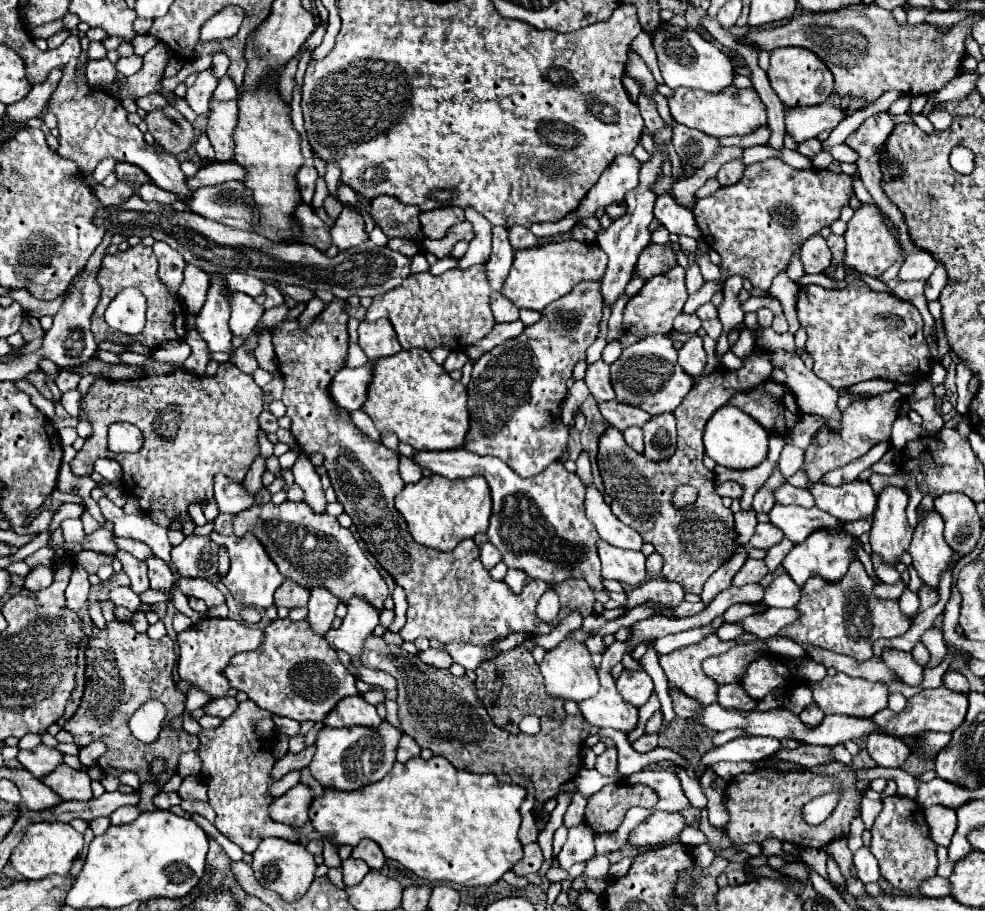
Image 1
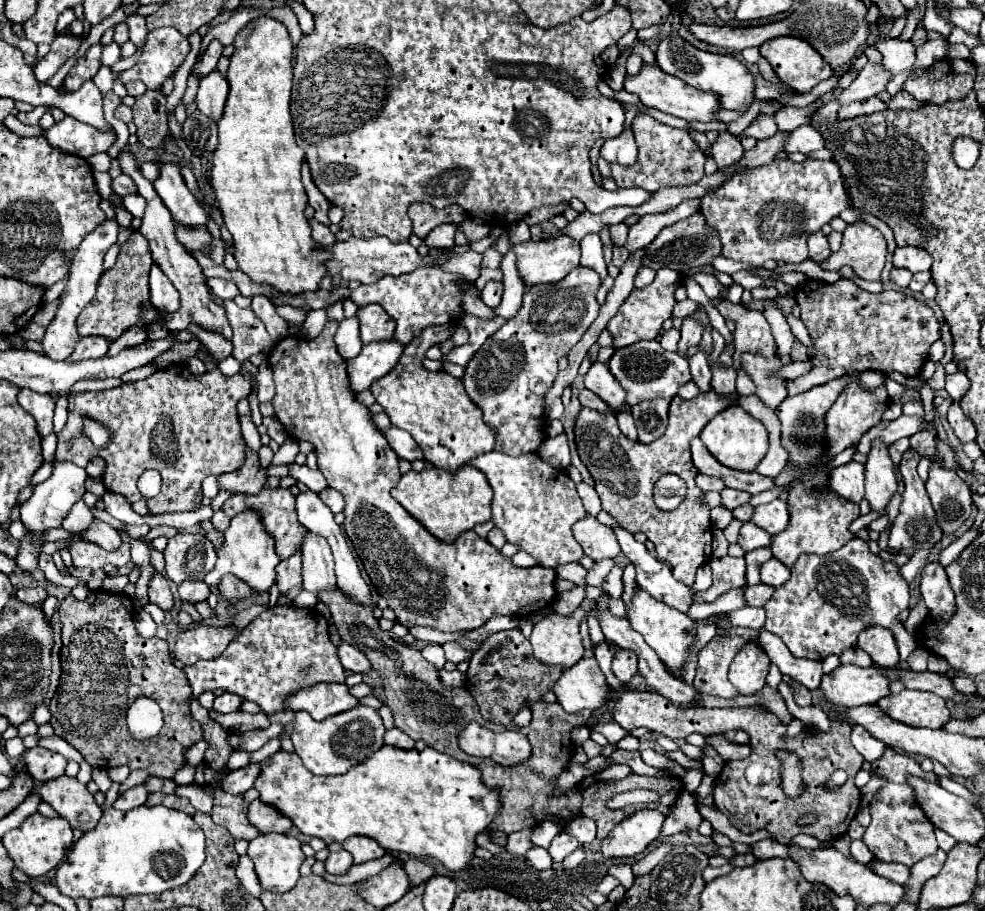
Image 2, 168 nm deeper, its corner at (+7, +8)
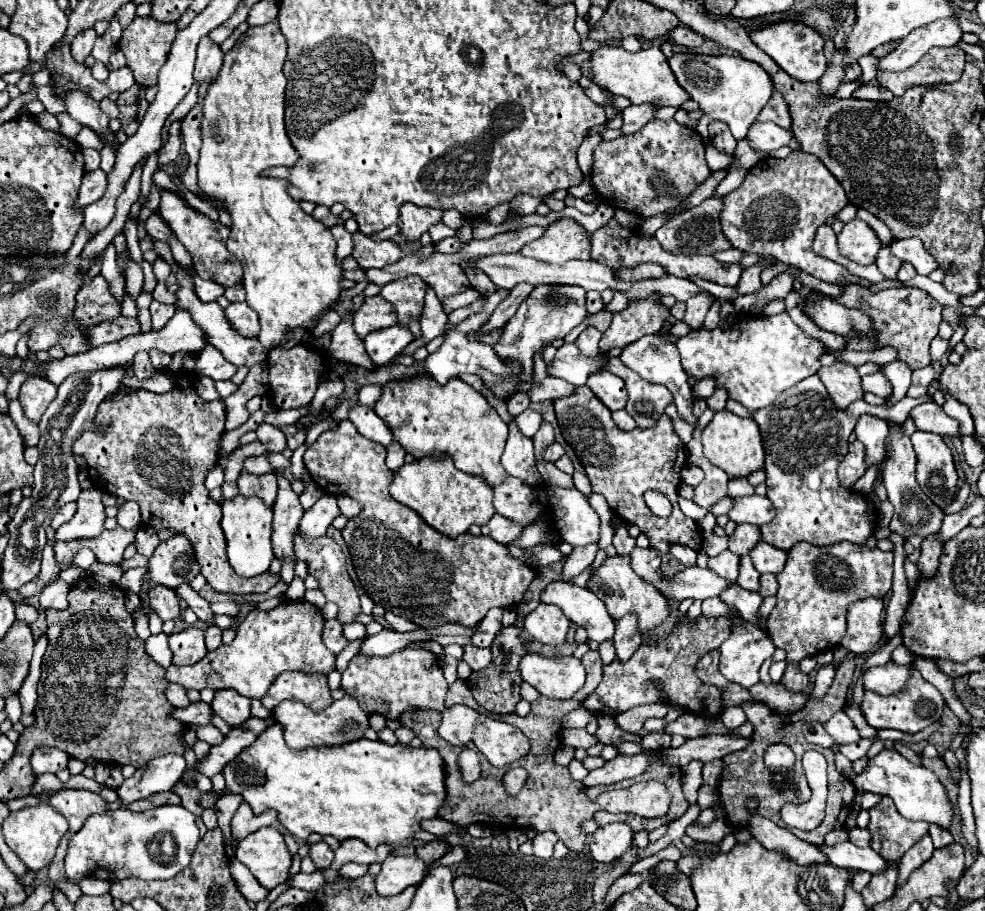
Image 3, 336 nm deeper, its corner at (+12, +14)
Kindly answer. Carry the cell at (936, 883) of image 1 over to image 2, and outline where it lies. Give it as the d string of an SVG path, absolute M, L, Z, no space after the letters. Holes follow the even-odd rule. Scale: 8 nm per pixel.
M873 860L873 864L875 864L873 872L877 872L883 878L889 878L889 880L893 880L897 884L905 884L911 878L911 870L907 866L885 864L885 862L879 862L879 860Z

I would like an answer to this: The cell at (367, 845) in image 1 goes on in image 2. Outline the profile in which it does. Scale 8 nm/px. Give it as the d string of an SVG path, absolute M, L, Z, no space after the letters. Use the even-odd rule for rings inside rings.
M349 836L349 840L343 842L343 848L351 852L355 864L381 858L385 854L385 850L375 840L369 840L367 836Z

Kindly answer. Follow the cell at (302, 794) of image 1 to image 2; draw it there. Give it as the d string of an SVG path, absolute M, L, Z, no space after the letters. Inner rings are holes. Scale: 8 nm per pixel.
M259 798L249 804L249 822L257 826L261 834L267 834L267 832L285 834L293 826L293 822L287 816L281 816L281 812L277 812L275 808L261 804Z

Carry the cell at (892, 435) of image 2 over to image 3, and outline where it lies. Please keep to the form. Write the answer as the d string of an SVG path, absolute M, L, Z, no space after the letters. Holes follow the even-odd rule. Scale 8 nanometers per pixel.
M934 402L928 404L920 404L916 406L910 416L916 422L916 428L926 430L926 432L936 432L944 438L960 438L960 422L946 416L944 410L940 406L936 406Z

